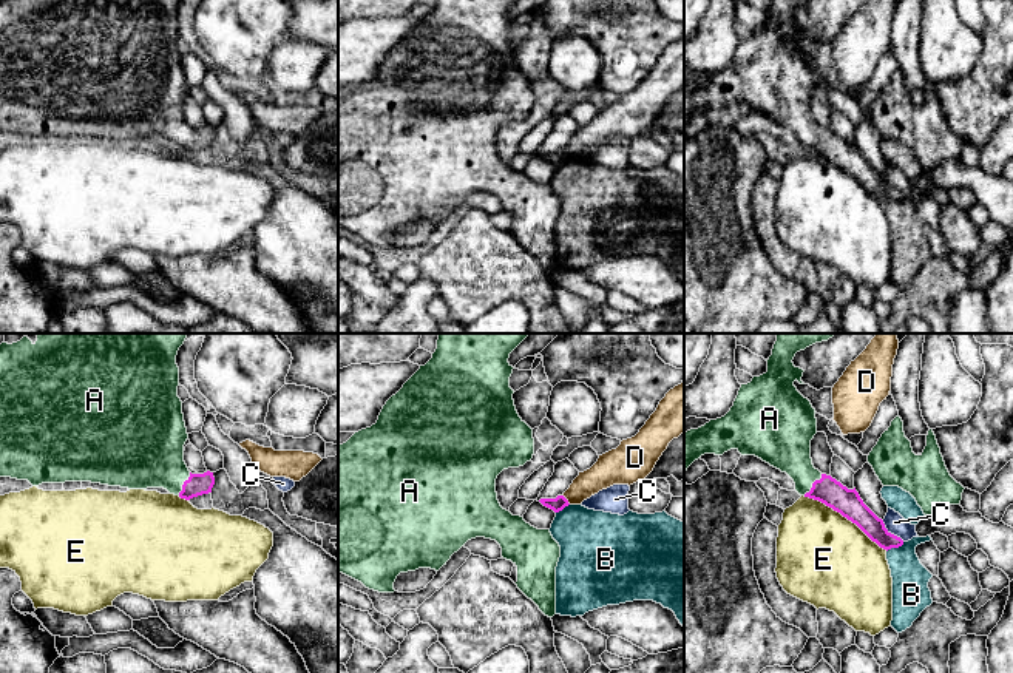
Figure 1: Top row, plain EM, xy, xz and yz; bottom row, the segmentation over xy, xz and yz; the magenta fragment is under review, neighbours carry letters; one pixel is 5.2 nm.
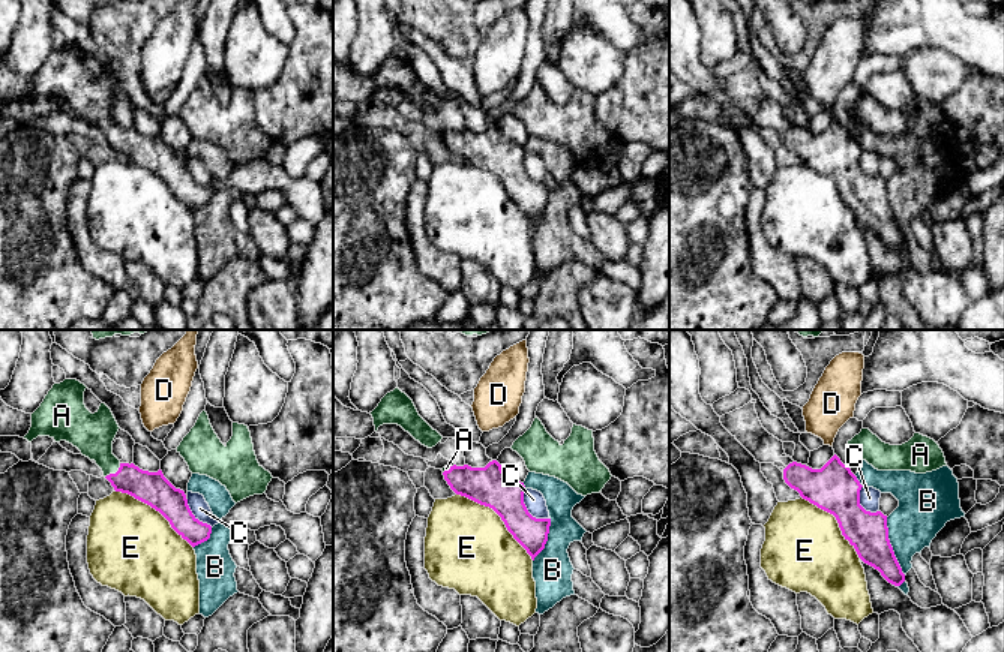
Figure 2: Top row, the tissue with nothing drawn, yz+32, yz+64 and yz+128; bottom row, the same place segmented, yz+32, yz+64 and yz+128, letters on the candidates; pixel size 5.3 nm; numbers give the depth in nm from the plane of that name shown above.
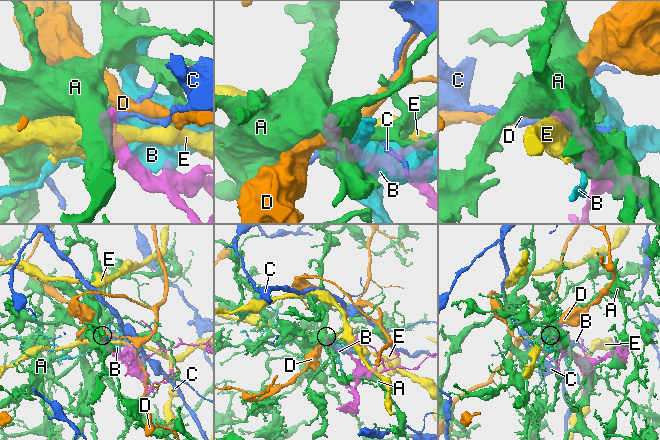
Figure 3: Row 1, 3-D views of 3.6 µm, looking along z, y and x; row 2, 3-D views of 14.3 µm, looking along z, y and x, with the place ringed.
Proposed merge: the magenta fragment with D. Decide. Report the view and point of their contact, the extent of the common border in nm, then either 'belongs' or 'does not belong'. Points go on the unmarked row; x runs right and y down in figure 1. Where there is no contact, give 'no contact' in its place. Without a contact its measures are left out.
contact xz (565, 153); length 70 nm; does not belong

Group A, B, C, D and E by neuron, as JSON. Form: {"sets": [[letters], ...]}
{"sets": [["A"], ["B"], ["C"], ["D"], ["E"]]}

